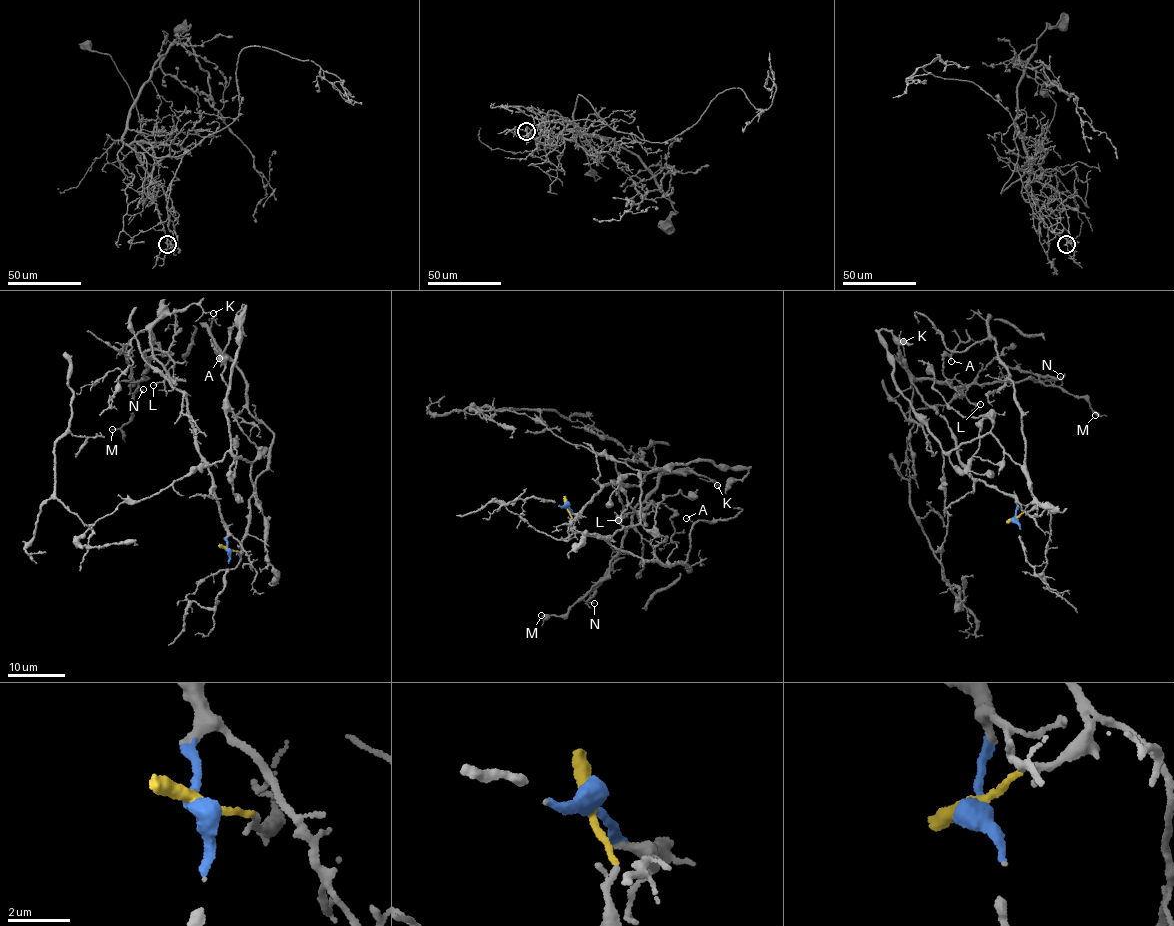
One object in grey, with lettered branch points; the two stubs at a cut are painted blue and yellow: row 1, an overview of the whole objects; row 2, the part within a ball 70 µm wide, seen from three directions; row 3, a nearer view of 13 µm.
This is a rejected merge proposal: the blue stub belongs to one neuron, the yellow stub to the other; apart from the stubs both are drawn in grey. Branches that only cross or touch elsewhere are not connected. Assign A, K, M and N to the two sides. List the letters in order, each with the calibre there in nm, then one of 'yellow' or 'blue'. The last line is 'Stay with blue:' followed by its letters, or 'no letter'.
A: 150 nm | yellow
K: 130 nm | blue
M: 240 nm | blue
N: 150 nm | blue
Stay with blue: K, M, N

